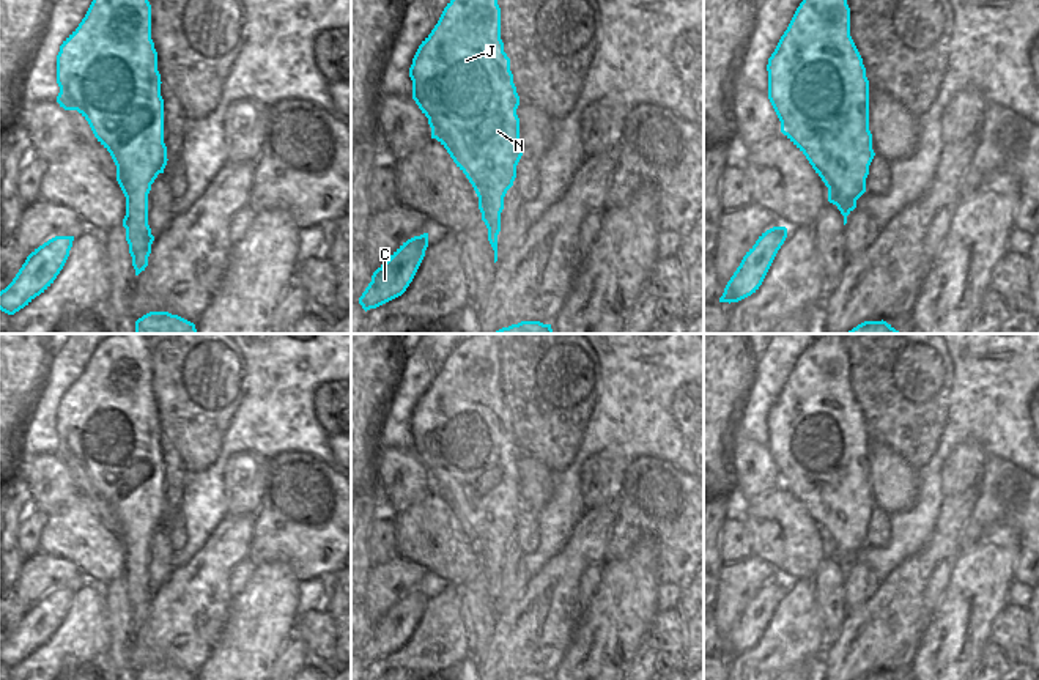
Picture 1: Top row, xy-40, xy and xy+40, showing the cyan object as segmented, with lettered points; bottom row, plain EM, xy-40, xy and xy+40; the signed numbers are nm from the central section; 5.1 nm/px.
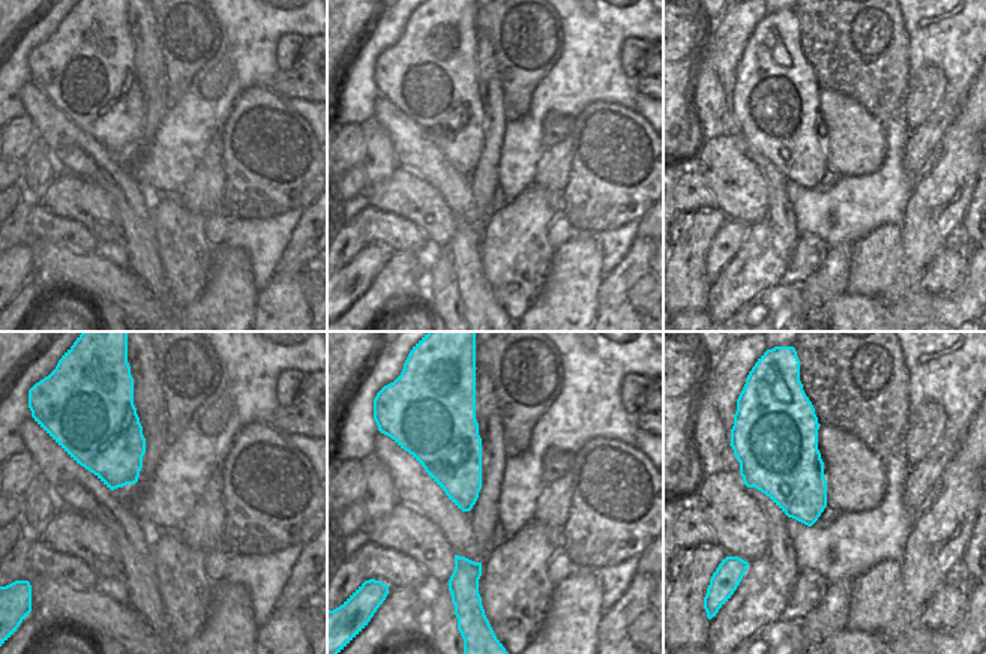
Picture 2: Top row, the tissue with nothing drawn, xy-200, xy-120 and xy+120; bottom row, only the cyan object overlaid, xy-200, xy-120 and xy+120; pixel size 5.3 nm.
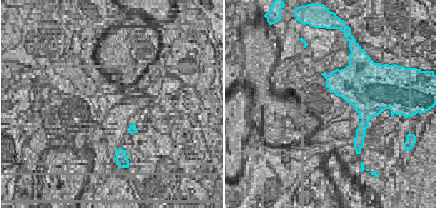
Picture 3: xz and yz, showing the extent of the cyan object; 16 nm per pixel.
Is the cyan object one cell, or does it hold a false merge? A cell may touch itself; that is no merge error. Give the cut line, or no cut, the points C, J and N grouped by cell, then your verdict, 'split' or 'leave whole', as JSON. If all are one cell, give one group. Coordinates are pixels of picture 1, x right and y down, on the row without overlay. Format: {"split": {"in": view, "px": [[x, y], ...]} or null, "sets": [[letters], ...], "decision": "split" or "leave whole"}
{"split": null, "sets": [["C", "J", "N"]], "decision": "leave whole"}

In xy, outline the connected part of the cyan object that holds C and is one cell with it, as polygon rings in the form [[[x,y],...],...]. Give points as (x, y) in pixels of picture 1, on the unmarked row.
[[[428,586],[403,595],[372,628],[359,650],[367,664],[401,649],[412,634],[428,600]]]

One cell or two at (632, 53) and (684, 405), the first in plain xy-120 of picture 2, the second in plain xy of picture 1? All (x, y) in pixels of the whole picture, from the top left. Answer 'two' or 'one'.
one

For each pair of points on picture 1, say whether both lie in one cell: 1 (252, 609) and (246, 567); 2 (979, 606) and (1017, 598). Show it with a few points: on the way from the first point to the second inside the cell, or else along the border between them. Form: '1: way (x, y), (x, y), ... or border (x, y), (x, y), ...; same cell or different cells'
1: border (255, 567), (246, 586), (233, 598); different cells
2: border (1013, 578), (1006, 603); different cells

